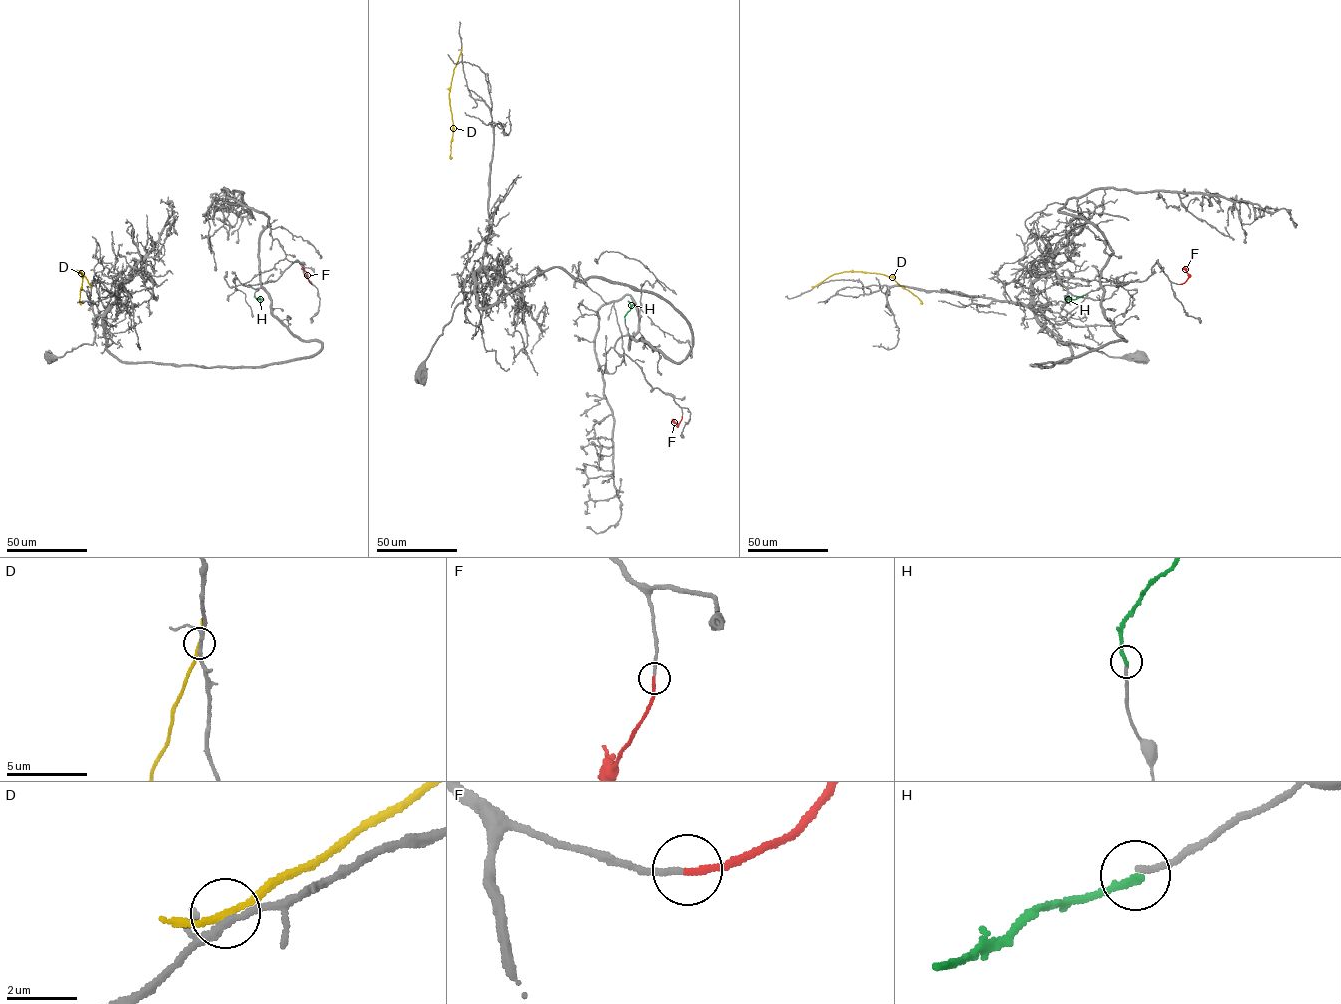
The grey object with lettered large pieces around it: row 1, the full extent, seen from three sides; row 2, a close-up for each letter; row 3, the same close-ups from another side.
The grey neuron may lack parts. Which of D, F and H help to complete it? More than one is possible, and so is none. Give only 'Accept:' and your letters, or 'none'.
Accept: F

